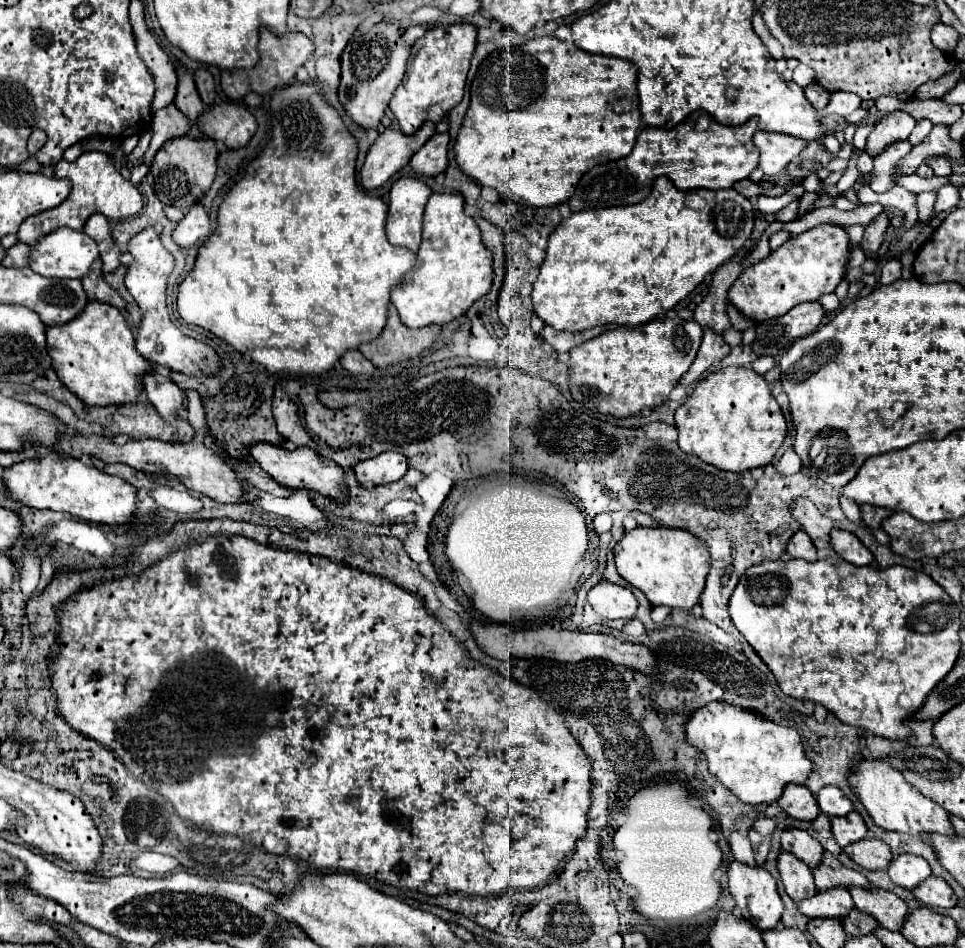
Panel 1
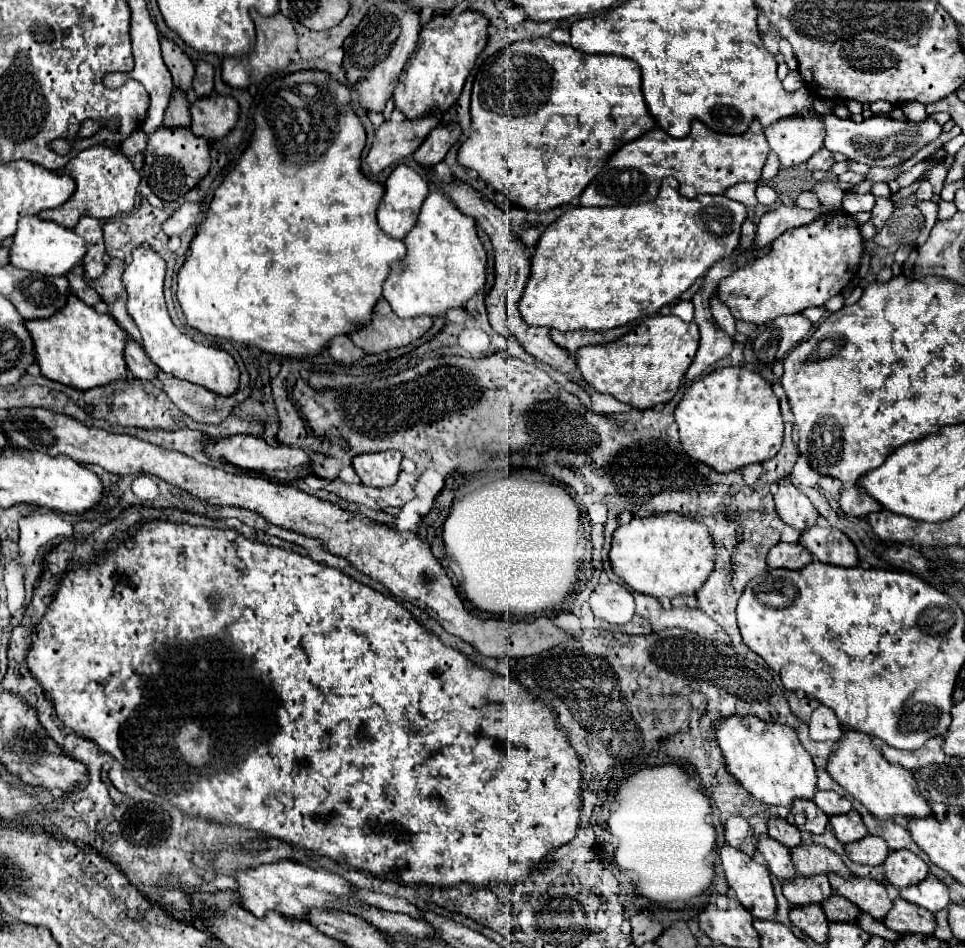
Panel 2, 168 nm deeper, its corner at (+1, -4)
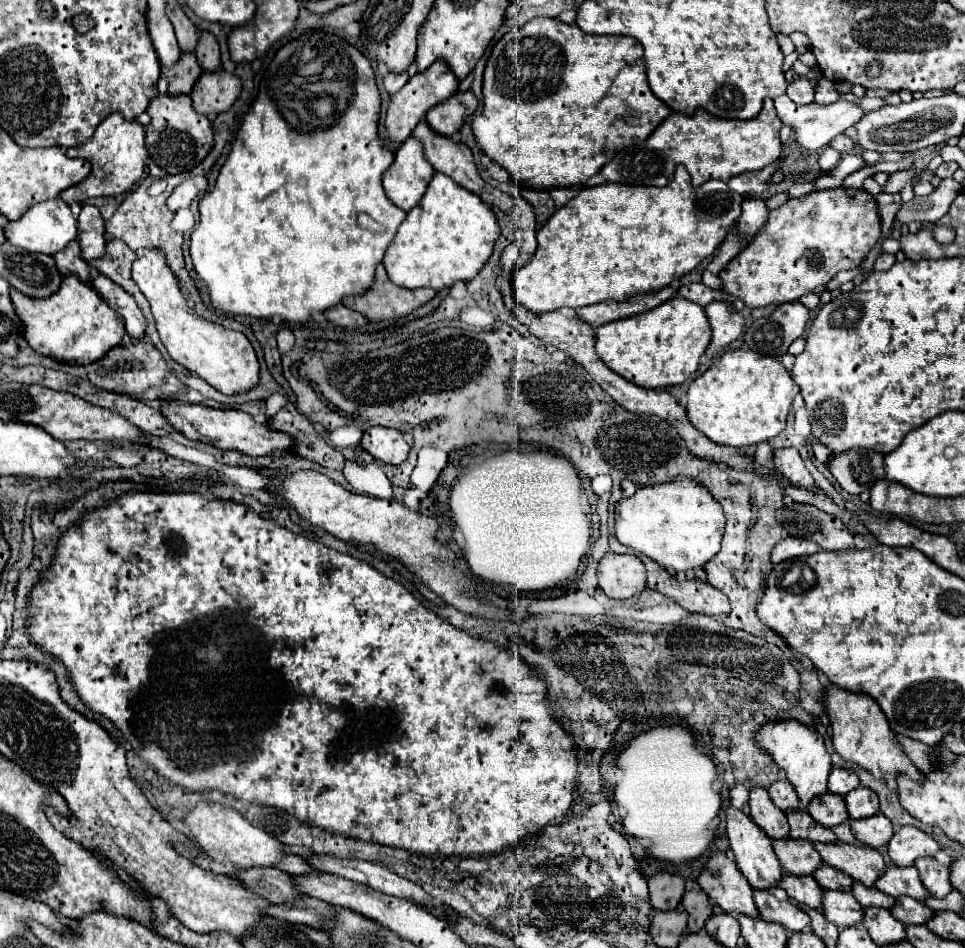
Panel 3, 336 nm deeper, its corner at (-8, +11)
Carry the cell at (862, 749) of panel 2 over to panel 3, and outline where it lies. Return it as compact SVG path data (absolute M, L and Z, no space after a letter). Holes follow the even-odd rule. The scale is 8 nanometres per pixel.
M832 685L826 689L824 709L830 715L834 751L842 759L860 765L862 769L866 769L868 773L872 773L876 779L882 779L882 781L886 781L886 775L894 775L894 777L906 775L912 781L922 783L924 775L916 769L916 765L904 753L902 745L896 741L896 735L890 729L886 715L882 713L882 709L878 707L878 703L872 697L868 697L864 693L856 693L856 695L846 693L844 689L838 689L836 685Z

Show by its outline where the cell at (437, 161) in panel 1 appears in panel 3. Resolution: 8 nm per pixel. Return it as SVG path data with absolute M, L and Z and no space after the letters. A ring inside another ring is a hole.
M472 91L466 93L454 93L446 103L432 109L432 113L426 115L426 123L430 129L434 129L438 135L452 137L456 131L460 131L466 117L470 117L478 107L478 99Z

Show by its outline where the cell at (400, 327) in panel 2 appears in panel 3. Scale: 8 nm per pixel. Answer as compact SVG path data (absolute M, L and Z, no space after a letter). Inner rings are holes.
M378 265L372 289L358 297L346 297L344 305L362 313L368 321L386 321L414 313L434 295L434 289L398 289L388 279L384 265Z

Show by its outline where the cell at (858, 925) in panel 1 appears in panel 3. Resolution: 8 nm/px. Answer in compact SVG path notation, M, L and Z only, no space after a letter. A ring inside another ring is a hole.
M824 865L822 869L818 869L818 873L814 873L814 879L826 891L852 891L852 885L854 885L854 881L846 873L830 865Z

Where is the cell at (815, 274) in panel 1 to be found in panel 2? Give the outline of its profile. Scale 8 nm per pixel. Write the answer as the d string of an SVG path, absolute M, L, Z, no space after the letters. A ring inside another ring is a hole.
M835 212L833 216L821 216L813 220L813 224L791 228L789 232L777 236L777 240L773 240L765 256L747 262L743 268L723 278L717 286L717 296L723 304L729 306L735 320L743 322L765 324L781 314L799 314L809 306L823 306L829 298L841 294L843 288L849 284L849 280L855 278L863 250L865 250L865 240L861 236L857 220L851 214Z

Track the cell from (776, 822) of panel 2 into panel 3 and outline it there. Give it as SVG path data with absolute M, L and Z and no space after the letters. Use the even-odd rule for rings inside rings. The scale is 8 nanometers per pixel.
M784 779L784 781L774 781L770 787L768 787L768 793L770 793L770 799L772 803L782 809L784 813L790 811L790 809L800 809L800 801L798 801L798 795L794 793L794 787Z

